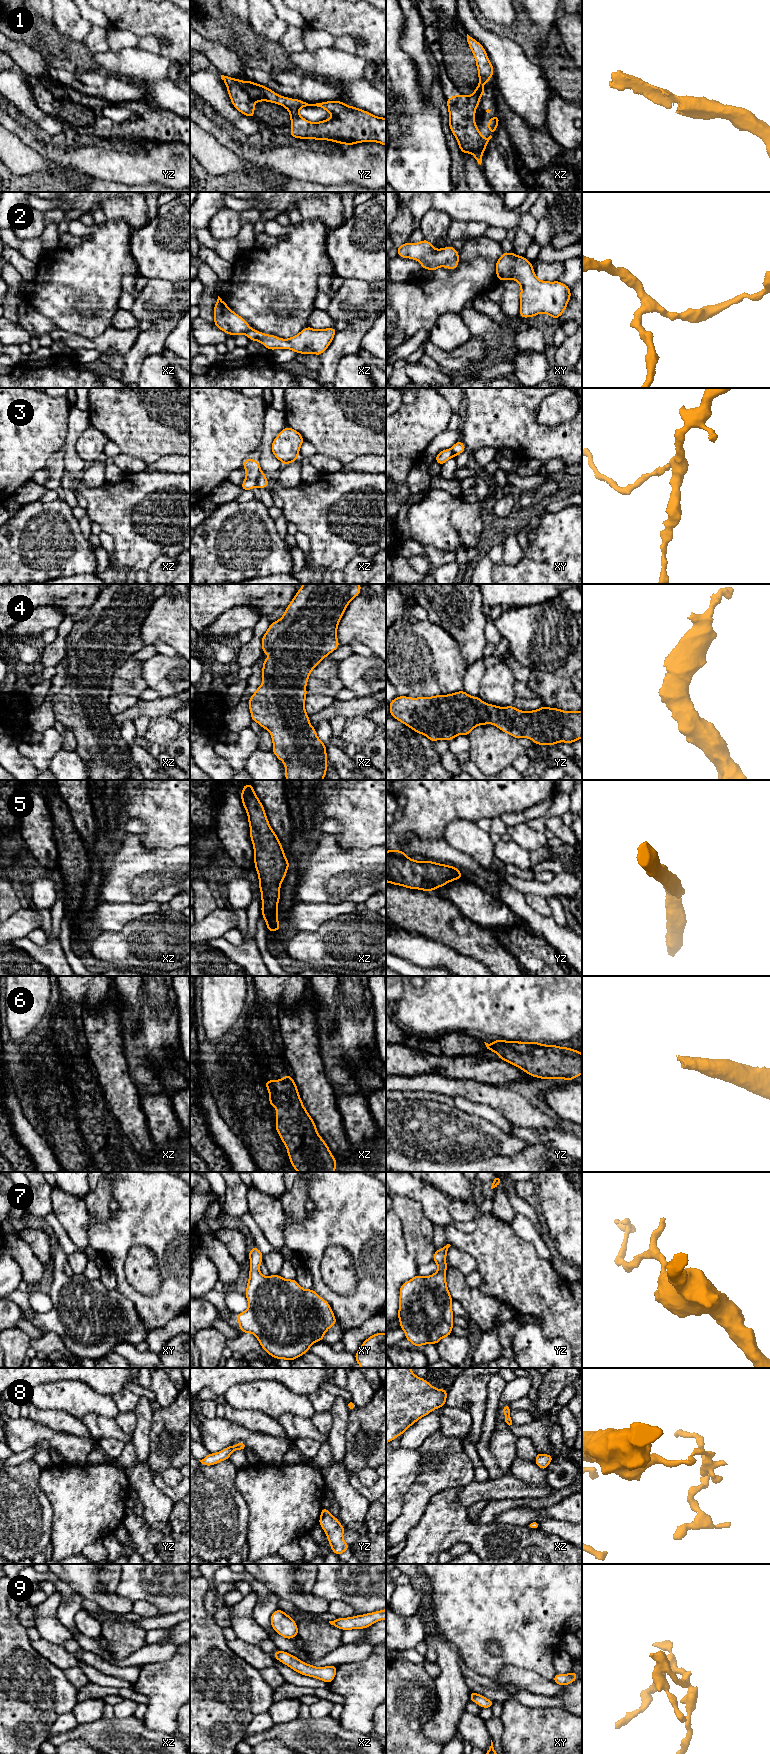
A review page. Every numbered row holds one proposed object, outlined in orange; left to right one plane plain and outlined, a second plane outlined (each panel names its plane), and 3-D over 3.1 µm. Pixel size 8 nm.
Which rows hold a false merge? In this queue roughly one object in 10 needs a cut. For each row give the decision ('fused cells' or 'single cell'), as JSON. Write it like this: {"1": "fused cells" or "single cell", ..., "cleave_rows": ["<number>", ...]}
{"1": "single cell", "2": "single cell", "3": "fused cells", "4": "single cell", "5": "single cell", "6": "single cell", "7": "single cell", "8": "single cell", "9": "single cell", "cleave_rows": ["3"]}

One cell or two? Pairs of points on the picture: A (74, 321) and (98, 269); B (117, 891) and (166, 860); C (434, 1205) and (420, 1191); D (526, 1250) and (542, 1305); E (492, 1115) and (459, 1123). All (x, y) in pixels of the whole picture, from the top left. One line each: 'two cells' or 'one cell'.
A: one cell
B: one cell
C: one cell
D: one cell
E: two cells

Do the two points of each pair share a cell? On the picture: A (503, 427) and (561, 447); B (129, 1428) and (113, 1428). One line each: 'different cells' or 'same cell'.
A: same cell
B: different cells

